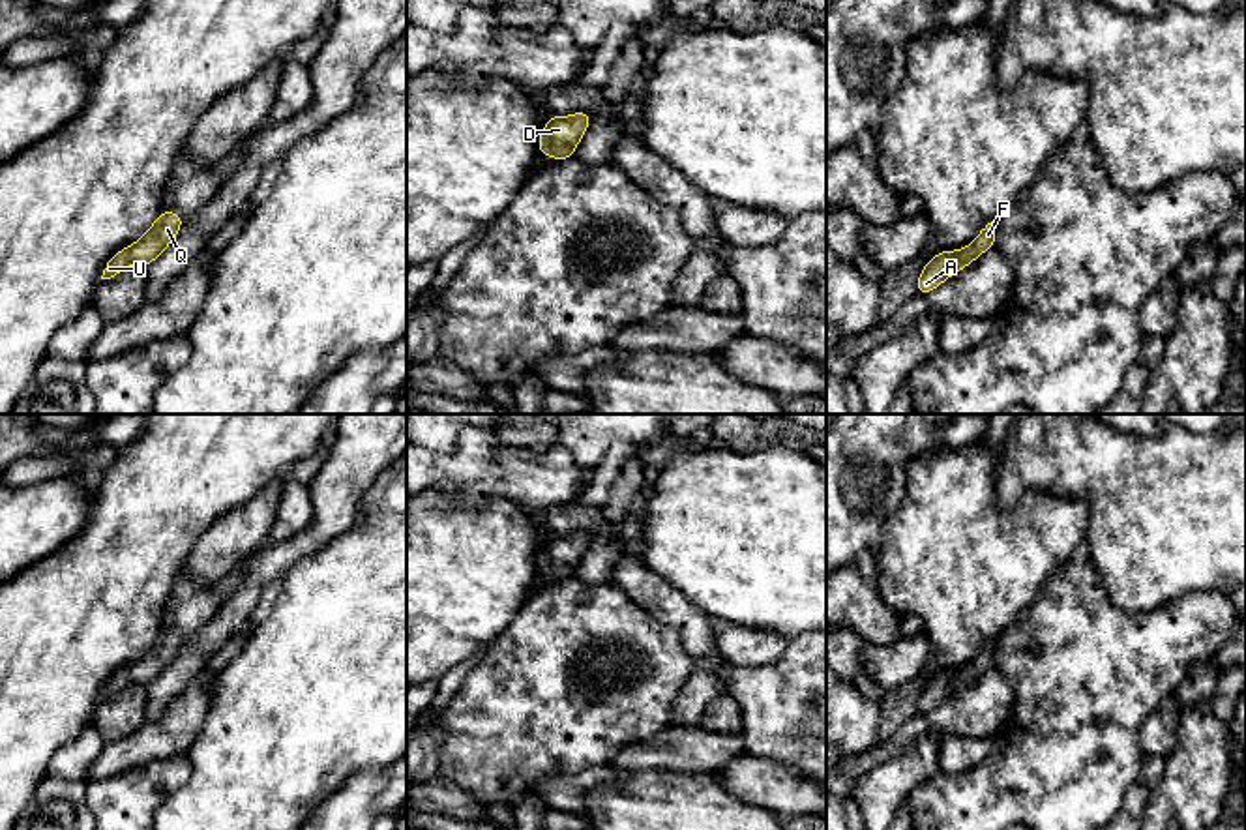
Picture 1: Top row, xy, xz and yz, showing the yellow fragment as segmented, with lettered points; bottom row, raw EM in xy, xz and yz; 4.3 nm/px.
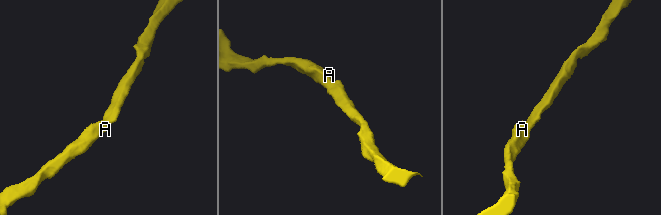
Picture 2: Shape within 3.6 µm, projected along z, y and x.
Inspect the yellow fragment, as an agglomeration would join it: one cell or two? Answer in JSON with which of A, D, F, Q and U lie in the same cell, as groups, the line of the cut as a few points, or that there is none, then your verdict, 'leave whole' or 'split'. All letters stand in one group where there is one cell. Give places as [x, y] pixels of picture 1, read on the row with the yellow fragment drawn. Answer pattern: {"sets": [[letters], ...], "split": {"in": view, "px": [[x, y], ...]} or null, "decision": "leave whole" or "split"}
{"sets": [["A", "D", "F", "Q", "U"]], "split": null, "decision": "leave whole"}

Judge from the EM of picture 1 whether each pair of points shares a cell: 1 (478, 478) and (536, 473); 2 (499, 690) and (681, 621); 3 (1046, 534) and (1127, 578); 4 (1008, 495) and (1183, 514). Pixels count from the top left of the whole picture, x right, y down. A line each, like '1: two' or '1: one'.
1: one
2: two
3: two
4: one

